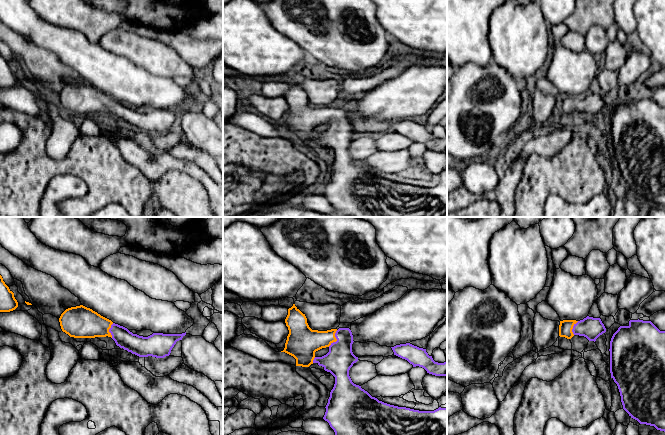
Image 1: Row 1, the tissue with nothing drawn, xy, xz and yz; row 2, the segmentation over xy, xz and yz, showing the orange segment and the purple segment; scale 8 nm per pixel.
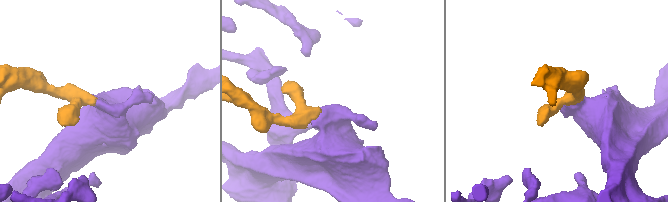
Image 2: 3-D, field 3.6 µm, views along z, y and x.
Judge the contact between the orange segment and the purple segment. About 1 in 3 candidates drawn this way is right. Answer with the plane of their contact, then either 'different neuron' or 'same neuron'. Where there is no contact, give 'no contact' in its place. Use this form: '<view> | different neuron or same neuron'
xz | same neuron

